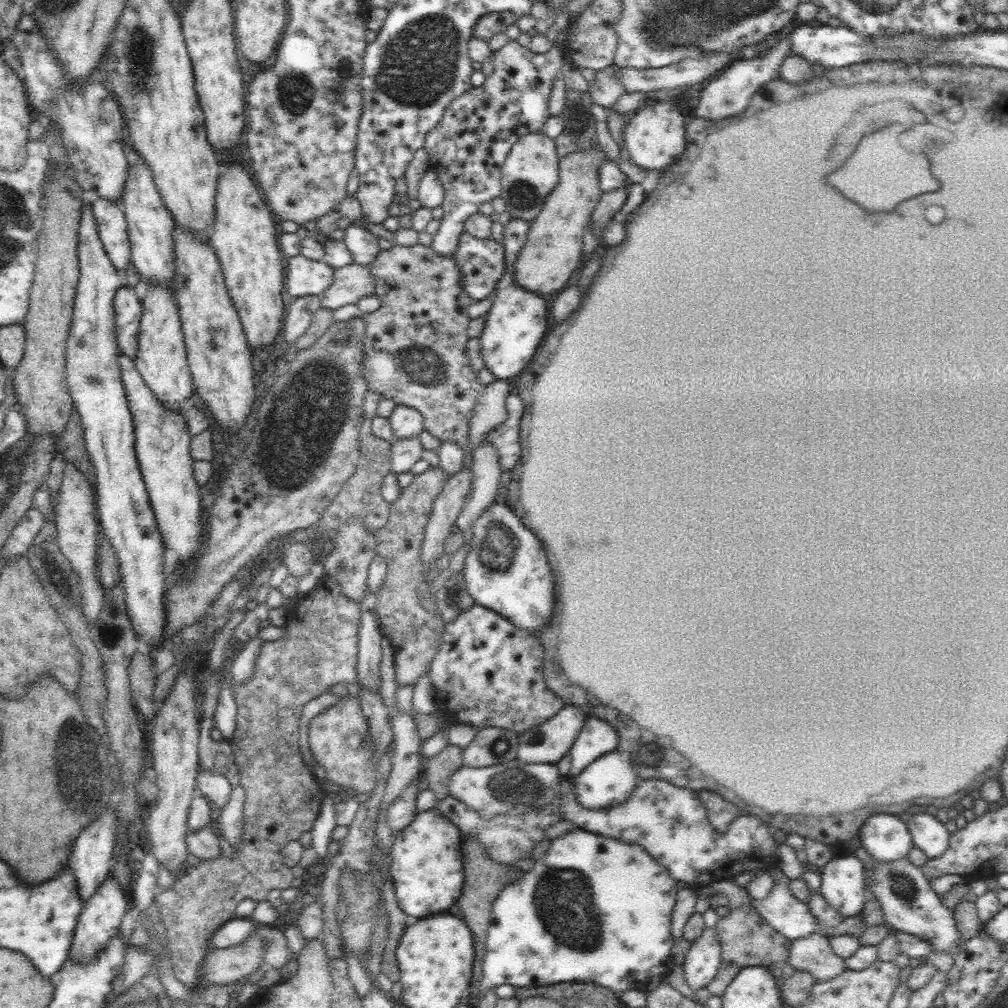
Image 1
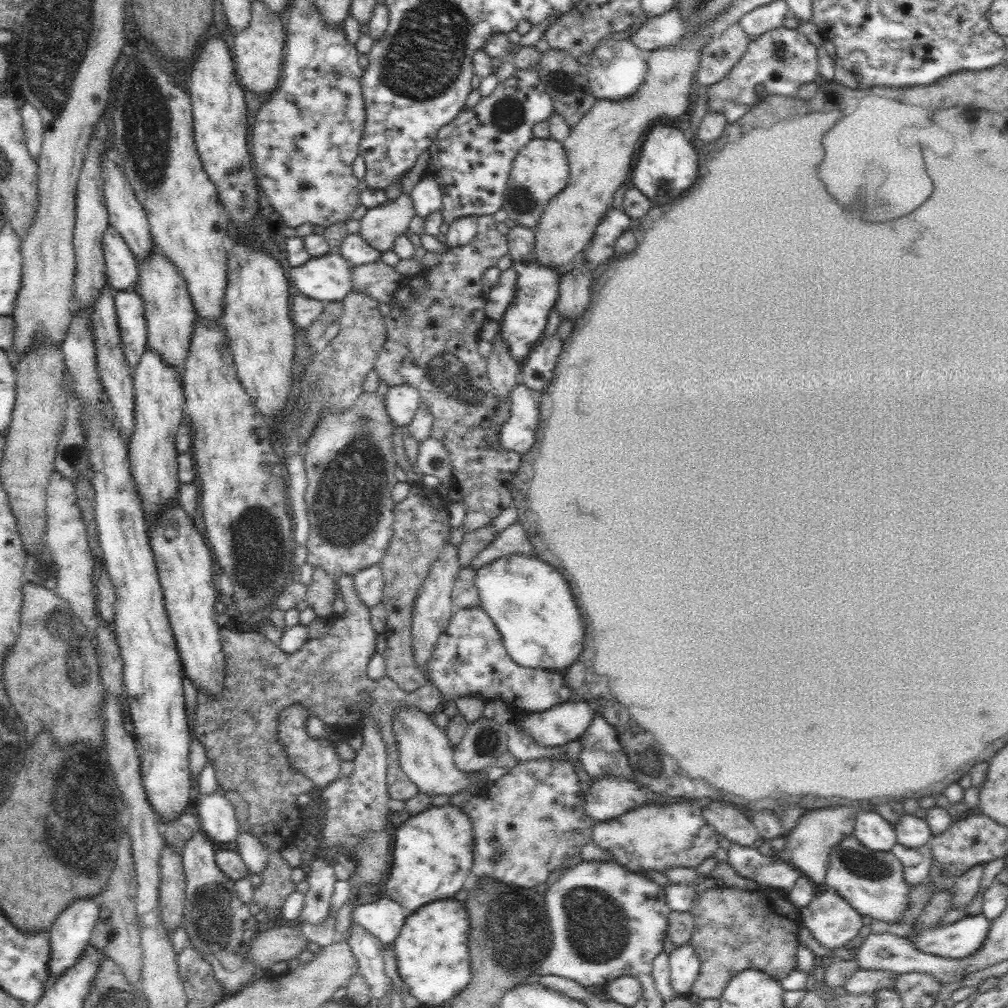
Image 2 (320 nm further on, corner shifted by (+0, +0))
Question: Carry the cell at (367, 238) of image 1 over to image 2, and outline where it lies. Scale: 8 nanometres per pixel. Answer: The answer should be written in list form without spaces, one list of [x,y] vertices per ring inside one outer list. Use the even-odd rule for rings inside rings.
[[[402,193],[398,198],[368,209],[361,218],[359,234],[383,253],[390,250],[396,238],[409,229],[416,215],[411,195]]]

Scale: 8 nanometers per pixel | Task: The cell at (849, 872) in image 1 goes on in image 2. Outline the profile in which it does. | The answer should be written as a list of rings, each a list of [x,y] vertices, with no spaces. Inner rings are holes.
[[[833,888],[818,893],[799,911],[803,925],[830,952],[859,936],[864,926],[862,915]]]

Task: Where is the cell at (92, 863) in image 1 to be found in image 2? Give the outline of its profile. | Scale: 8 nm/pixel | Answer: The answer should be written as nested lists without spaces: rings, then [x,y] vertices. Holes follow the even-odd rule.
[[[92,896],[76,898],[72,904],[66,907],[66,910],[60,913],[49,930],[51,953],[48,982],[54,981],[55,978],[62,976],[63,972],[77,964],[79,958],[90,946],[89,942],[98,918],[100,918],[99,906]]]

